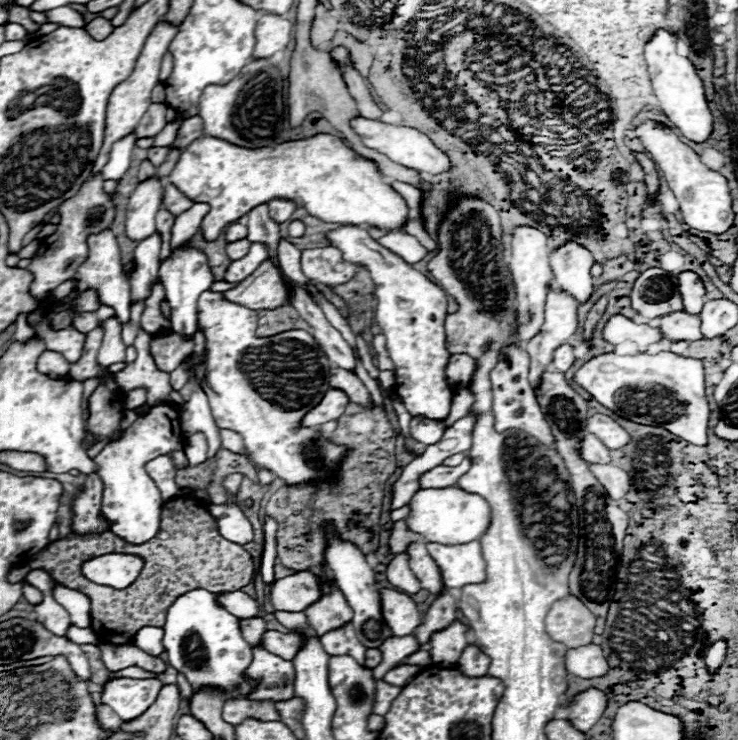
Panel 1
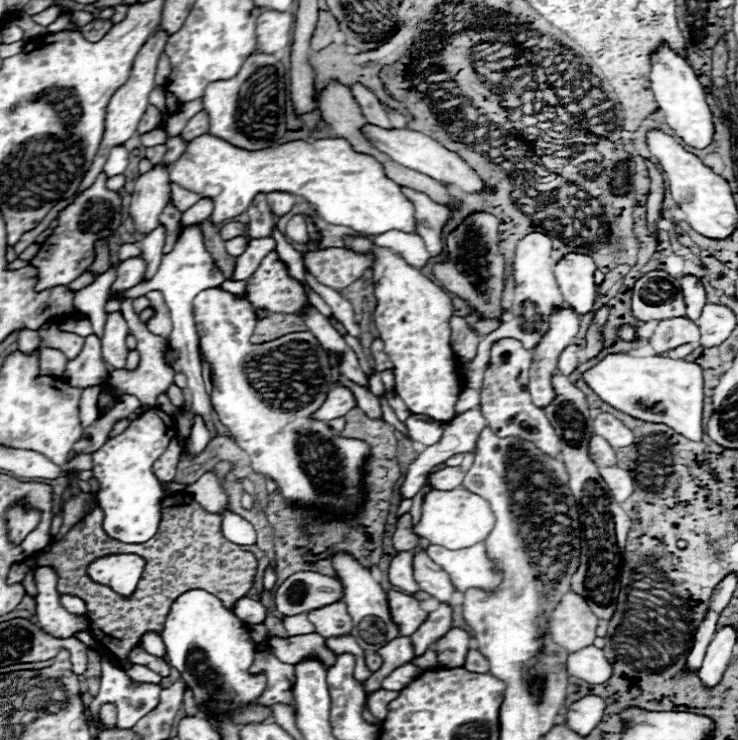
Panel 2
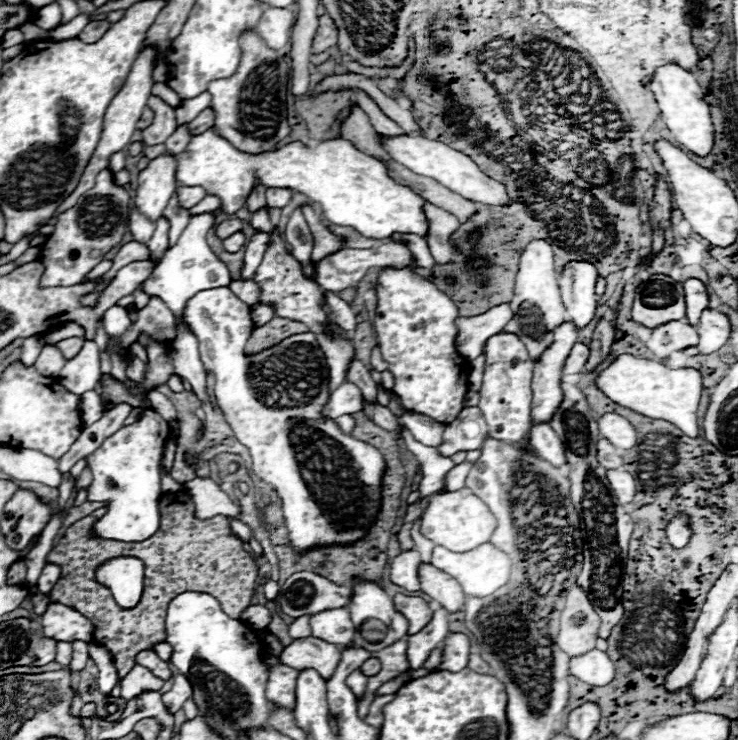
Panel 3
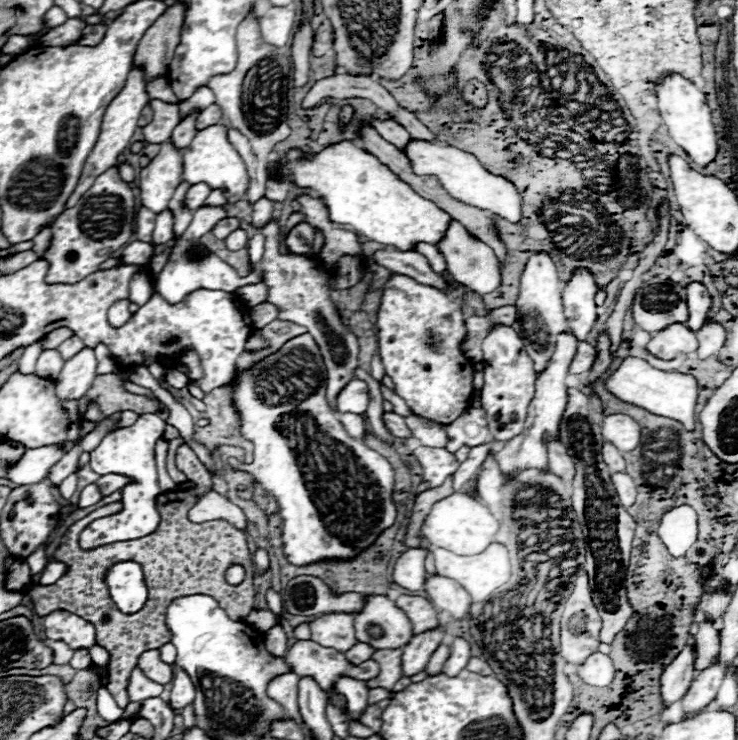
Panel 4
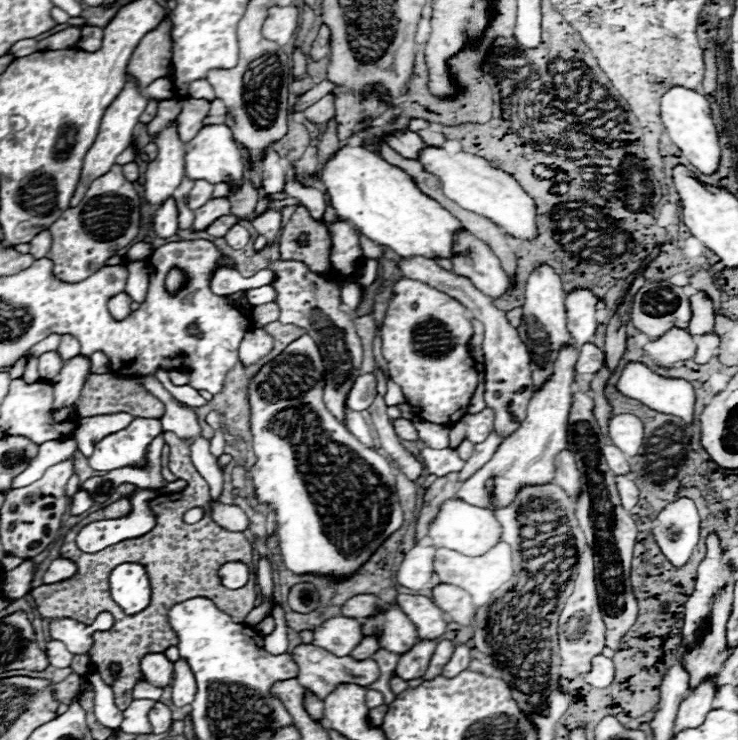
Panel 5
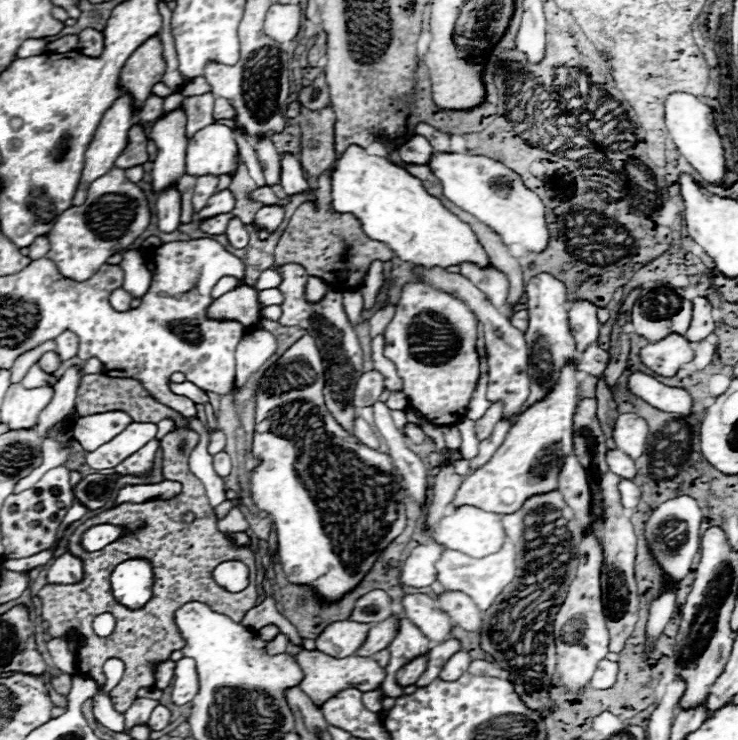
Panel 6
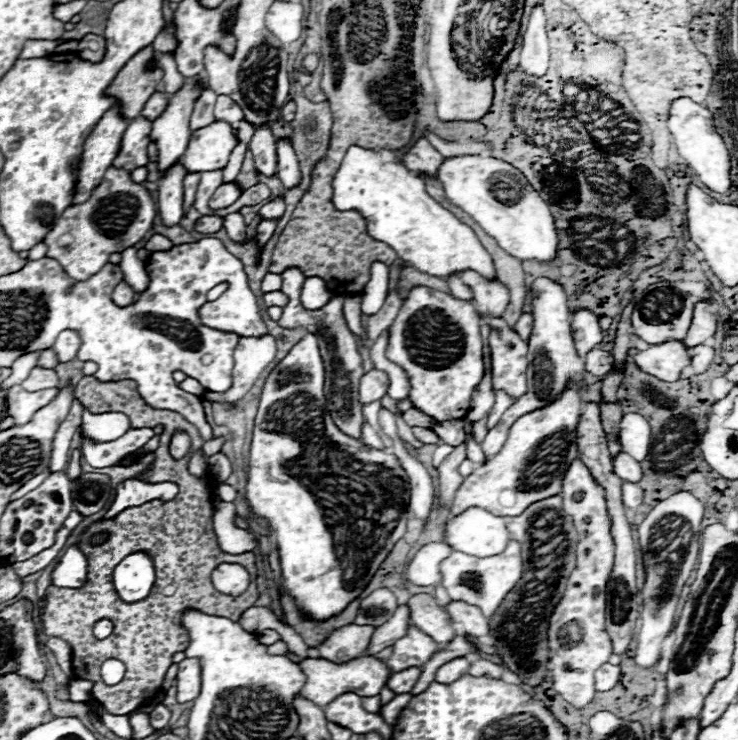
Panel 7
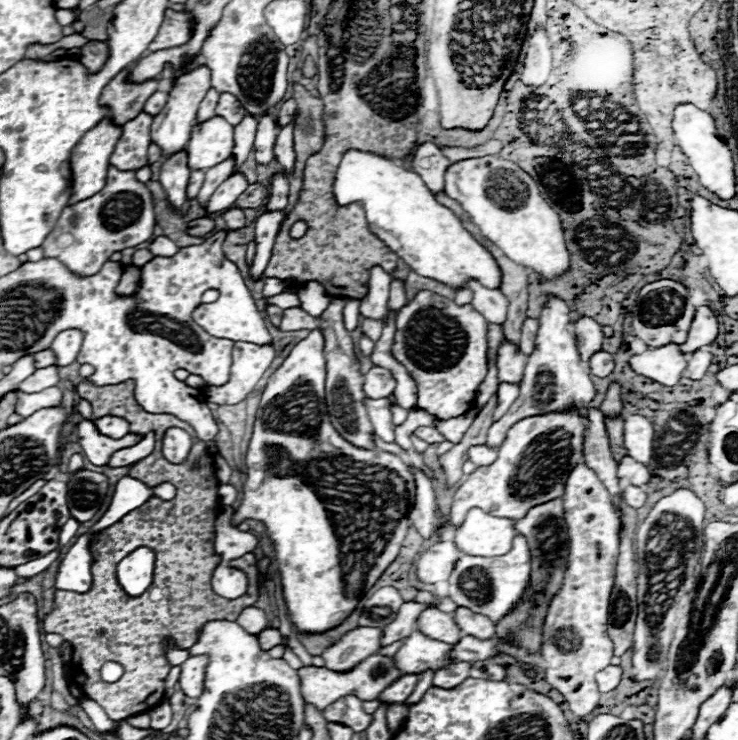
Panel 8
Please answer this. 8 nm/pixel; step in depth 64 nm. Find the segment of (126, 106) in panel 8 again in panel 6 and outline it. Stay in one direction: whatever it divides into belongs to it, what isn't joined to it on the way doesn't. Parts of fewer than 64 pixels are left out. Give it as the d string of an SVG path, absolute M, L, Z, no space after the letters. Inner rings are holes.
M152 36L122 68L120 86L124 92L130 92L140 106L150 96L150 88L162 80L164 72L166 62L162 58L162 40L160 36Z

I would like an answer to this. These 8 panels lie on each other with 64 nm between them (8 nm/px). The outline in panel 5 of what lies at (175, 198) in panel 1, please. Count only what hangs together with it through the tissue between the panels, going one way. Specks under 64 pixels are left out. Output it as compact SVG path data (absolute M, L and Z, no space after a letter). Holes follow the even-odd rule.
M198 180L198 182L194 184L194 188L190 190L190 194L188 194L188 206L190 206L192 210L204 206L204 204L212 198L212 188L214 188L214 186L210 186L208 182Z

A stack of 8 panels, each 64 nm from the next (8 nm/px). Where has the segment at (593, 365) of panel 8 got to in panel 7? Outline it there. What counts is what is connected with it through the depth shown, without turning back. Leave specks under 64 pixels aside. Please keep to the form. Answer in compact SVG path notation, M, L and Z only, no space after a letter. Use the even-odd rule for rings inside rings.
M592 348L590 354L586 354L584 368L586 368L586 372L590 372L594 376L604 376L612 370L612 362L614 362L614 358L610 352L604 352L600 348Z

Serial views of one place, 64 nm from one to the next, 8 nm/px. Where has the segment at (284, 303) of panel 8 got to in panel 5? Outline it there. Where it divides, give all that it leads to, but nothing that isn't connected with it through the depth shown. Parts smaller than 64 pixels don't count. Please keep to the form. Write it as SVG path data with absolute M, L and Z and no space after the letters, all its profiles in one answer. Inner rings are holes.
M260 286L256 290L248 290L246 292L246 300L252 306L260 306L260 304L266 304L266 302L274 302L274 288L272 286Z

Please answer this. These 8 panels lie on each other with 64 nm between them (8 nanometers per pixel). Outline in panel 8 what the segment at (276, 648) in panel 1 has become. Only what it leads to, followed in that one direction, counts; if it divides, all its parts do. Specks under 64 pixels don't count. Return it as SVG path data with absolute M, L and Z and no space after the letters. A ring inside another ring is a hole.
M374 654L370 658L366 658L362 664L358 664L356 668L352 668L350 672L334 672L334 670L328 670L328 668L318 668L318 666L302 666L298 670L300 674L300 692L302 692L302 698L324 710L328 704L332 704L334 700L342 698L342 696L348 696L348 694L354 694L358 696L360 700L376 700L382 690L386 686L390 686L396 678L402 676L402 672L394 666L392 658L390 656L380 656L380 654Z

